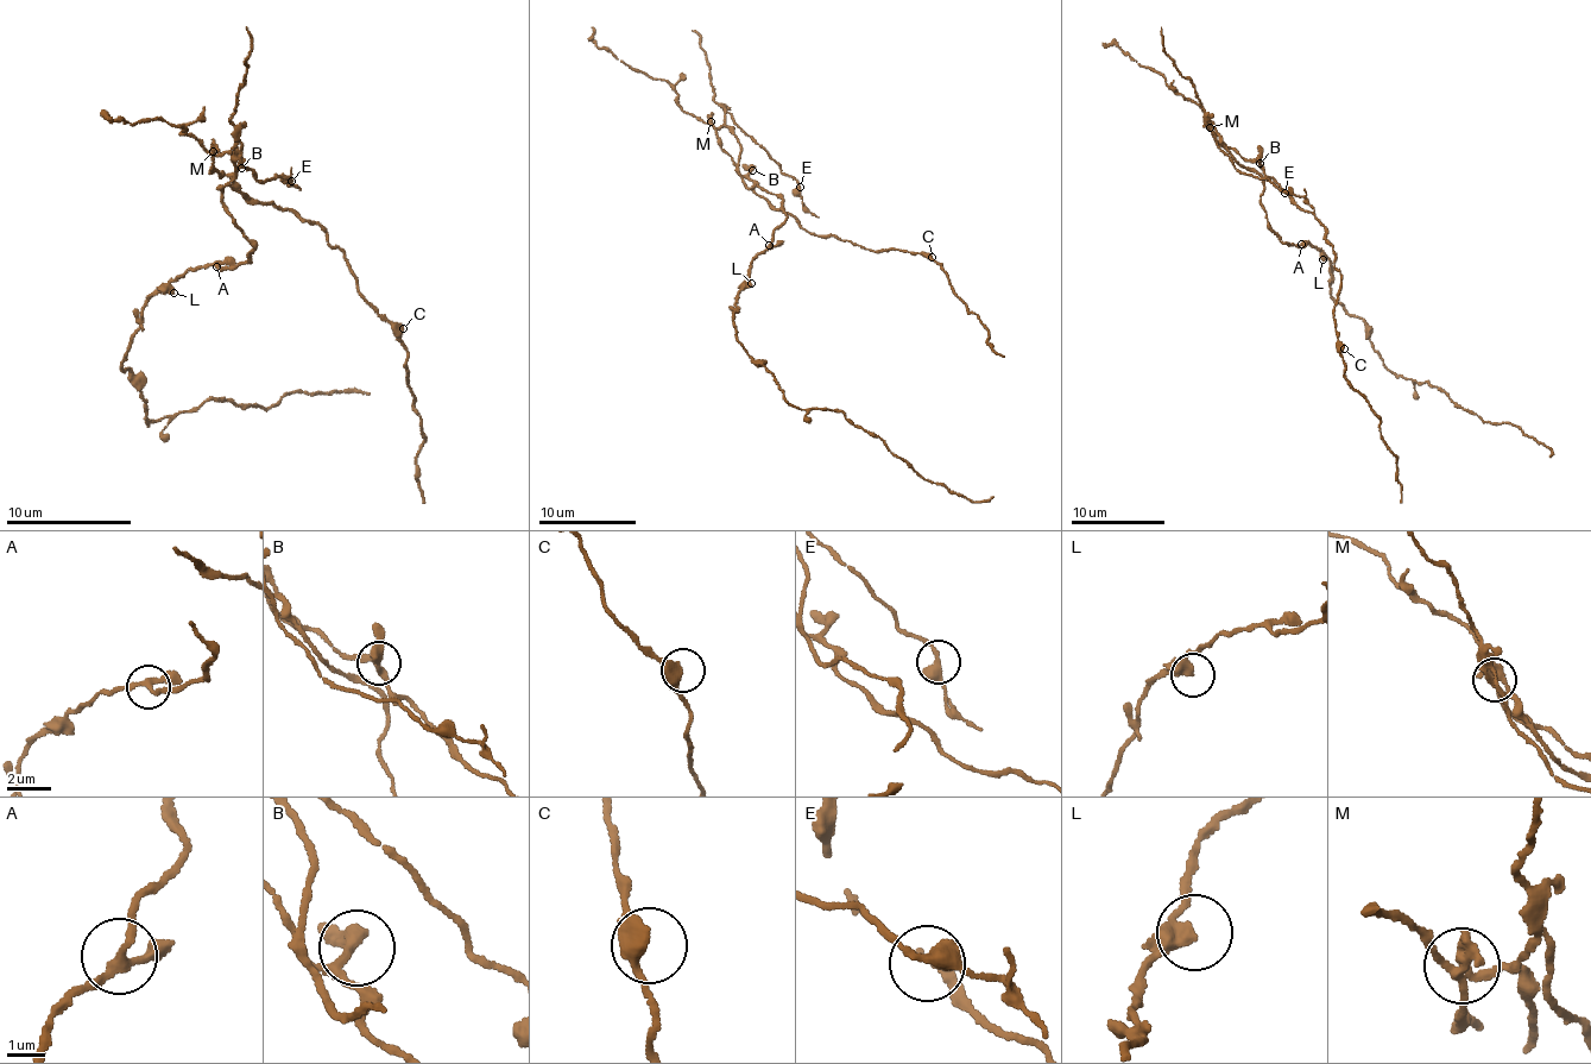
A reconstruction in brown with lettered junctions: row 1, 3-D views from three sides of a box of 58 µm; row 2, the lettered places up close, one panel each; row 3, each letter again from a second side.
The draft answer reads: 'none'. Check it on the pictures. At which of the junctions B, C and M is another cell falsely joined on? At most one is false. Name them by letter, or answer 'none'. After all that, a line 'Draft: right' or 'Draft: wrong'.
M
Draft: wrong

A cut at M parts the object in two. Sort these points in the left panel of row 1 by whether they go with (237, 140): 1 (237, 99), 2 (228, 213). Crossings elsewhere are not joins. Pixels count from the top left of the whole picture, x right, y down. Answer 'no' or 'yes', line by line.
1: yes
2: yes

